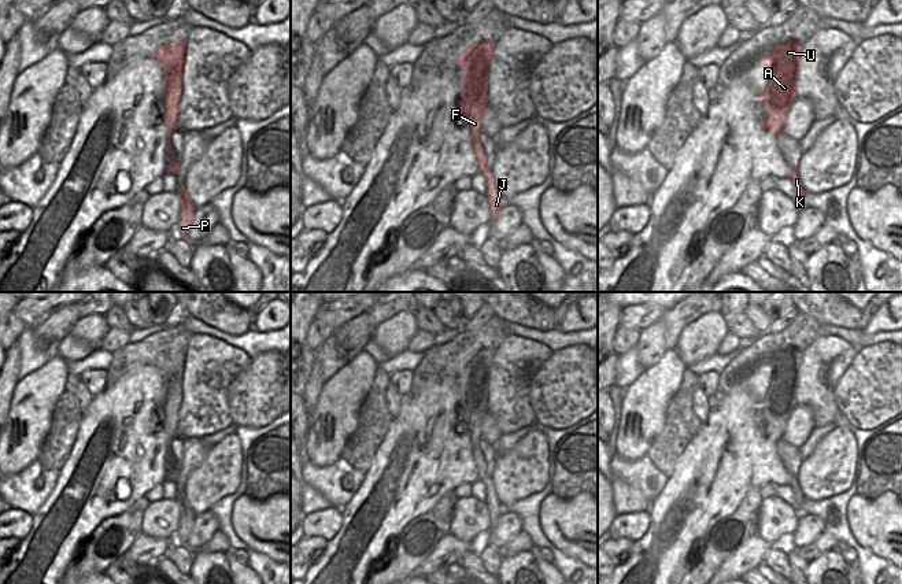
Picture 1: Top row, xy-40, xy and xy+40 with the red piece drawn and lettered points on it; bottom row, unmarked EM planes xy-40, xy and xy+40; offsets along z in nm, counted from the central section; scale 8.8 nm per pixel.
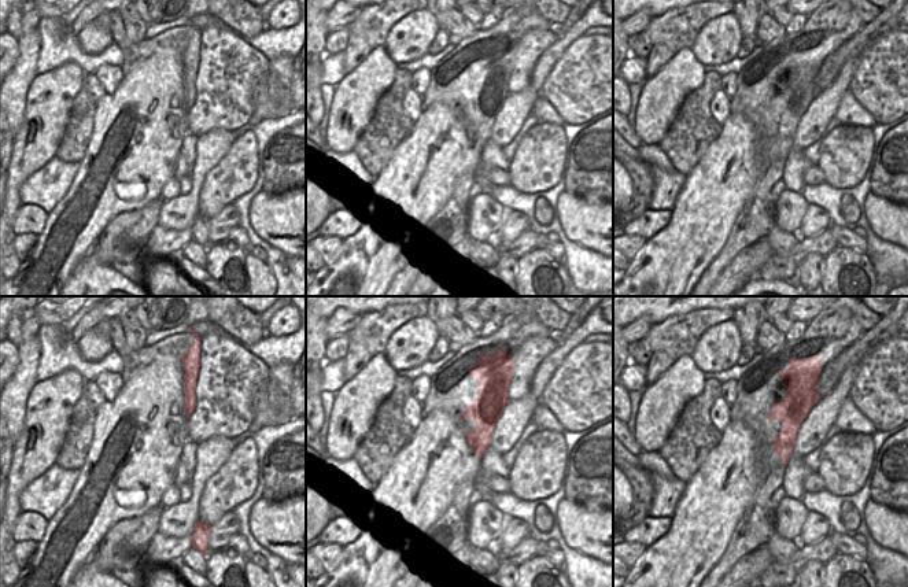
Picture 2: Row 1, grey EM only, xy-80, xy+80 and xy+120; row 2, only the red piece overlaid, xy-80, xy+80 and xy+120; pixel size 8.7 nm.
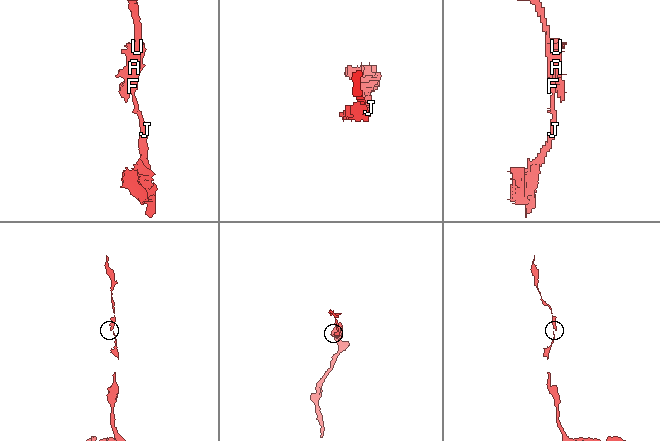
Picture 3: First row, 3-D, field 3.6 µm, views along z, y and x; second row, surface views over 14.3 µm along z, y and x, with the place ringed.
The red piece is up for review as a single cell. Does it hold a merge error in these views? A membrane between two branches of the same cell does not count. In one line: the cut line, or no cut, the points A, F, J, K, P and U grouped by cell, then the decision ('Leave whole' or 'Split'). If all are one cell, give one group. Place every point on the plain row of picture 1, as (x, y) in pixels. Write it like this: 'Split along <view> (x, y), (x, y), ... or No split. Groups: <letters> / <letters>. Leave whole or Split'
No split. Groups: A F J K P U. Leave whole

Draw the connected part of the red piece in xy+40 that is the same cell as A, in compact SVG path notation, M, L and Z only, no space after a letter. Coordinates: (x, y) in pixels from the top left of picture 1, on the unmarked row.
M792 343L784 351L772 351L769 362L761 363L761 372L769 374L769 392L757 399L761 415L766 418L762 435L779 443L783 441L785 424L798 404L795 400L796 377L803 351Z

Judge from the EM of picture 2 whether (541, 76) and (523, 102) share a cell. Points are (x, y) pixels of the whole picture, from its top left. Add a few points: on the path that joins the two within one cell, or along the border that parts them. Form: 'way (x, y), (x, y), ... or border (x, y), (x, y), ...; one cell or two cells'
way (536, 82), (528, 95); one cell

